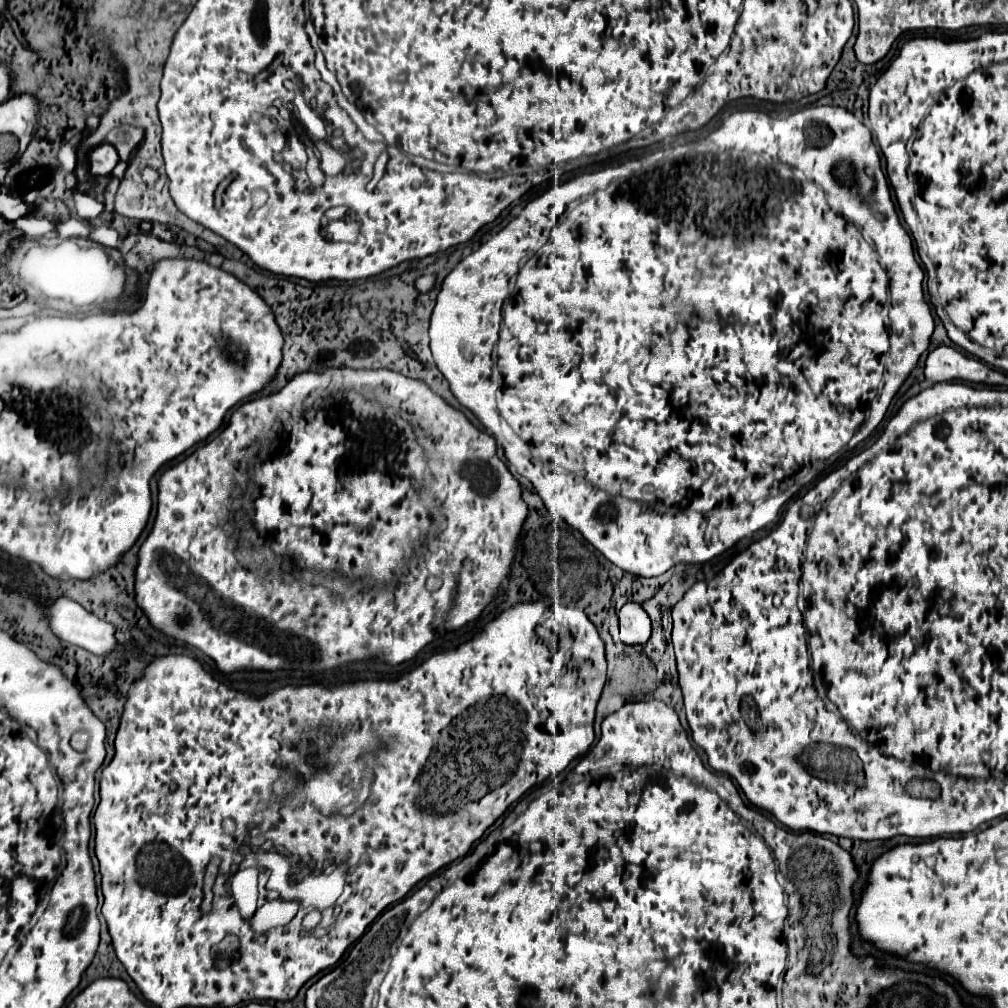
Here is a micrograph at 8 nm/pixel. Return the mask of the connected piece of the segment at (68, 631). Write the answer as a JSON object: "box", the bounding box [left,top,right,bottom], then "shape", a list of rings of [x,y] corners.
{"box":[49,598,117,656],"shape":[[[59,598],[51,604],[49,624],[55,636],[81,646],[95,656],[109,656],[117,648],[115,626],[69,598]]]}

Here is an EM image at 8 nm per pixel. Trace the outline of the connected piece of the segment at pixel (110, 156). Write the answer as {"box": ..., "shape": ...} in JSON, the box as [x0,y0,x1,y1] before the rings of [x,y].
{"box":[89,142,119,176],"shape":[[[107,142],[95,146],[89,152],[89,172],[93,176],[109,176],[117,166],[117,162],[119,162],[117,150]]]}

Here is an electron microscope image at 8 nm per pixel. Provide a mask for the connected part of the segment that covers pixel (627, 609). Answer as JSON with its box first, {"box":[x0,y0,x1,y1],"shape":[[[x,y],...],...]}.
{"box":[619,604,651,646],"shape":[[[625,604],[619,612],[621,642],[629,646],[641,646],[651,638],[651,620],[639,604]]]}

